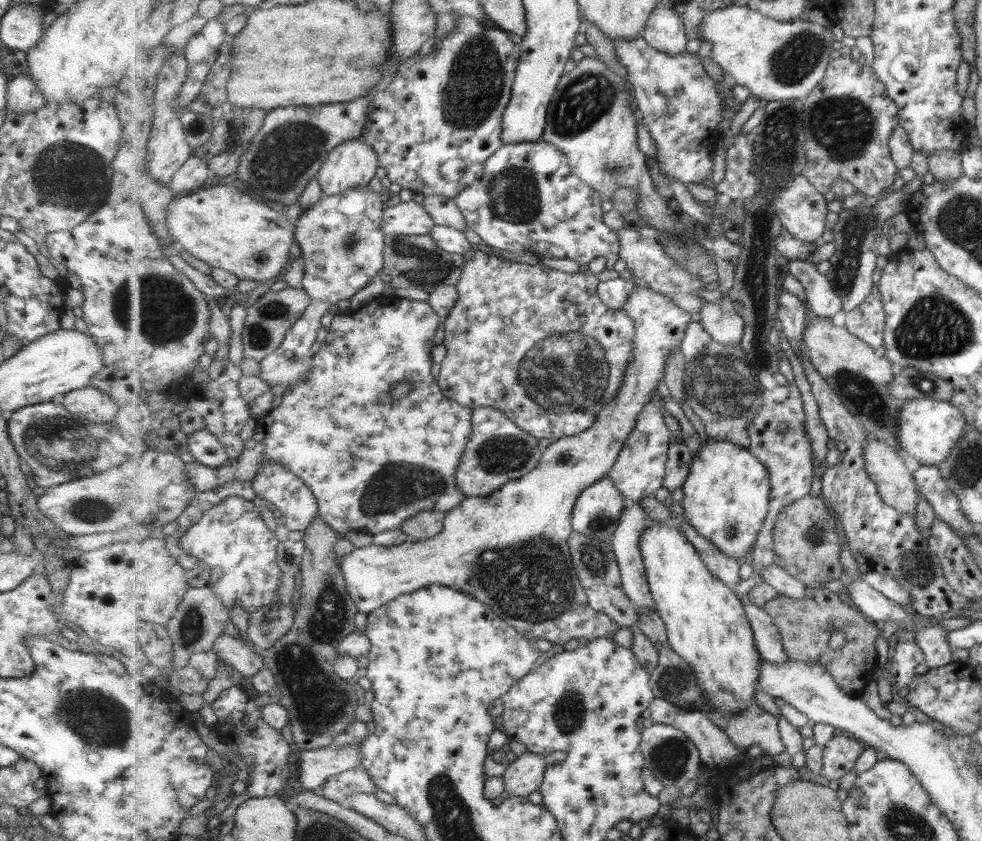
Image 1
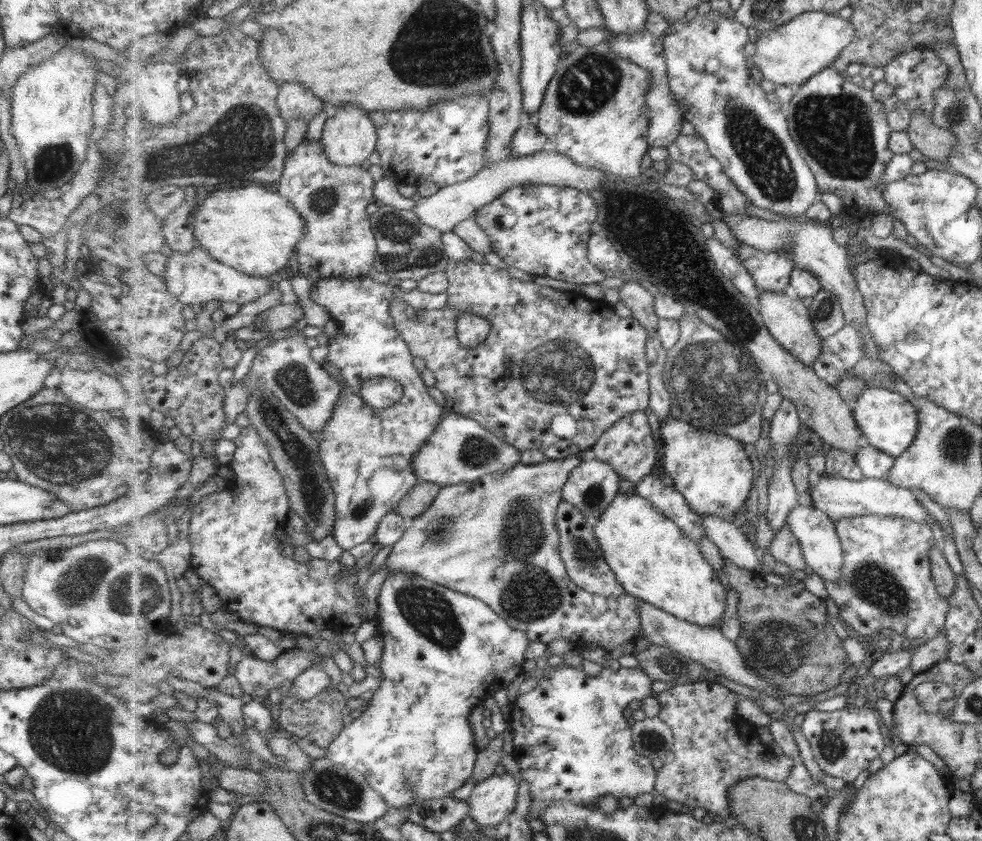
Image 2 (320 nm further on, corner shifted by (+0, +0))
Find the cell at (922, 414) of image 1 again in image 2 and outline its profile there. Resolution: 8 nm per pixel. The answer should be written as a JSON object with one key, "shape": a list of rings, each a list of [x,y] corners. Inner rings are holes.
{"shape":[[[867,388],[852,409],[865,441],[891,456],[903,454],[913,444],[920,429],[918,410],[912,402],[895,390]]]}

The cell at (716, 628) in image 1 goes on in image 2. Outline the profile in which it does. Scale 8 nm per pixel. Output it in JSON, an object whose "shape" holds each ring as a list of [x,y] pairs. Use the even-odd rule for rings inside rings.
{"shape":[[[619,493],[612,503],[594,523],[594,533],[599,539],[605,560],[626,592],[687,622],[719,628],[727,608],[727,589],[712,563],[704,557],[700,545],[689,538],[673,519],[657,511],[652,502],[641,495],[626,496]]]}

